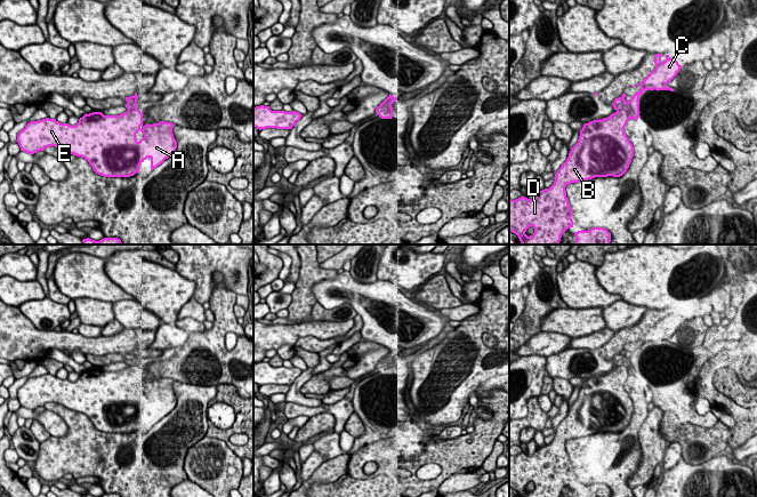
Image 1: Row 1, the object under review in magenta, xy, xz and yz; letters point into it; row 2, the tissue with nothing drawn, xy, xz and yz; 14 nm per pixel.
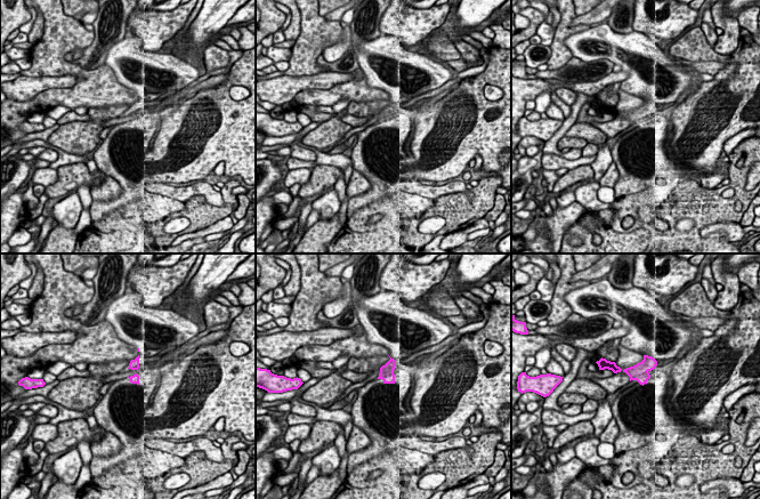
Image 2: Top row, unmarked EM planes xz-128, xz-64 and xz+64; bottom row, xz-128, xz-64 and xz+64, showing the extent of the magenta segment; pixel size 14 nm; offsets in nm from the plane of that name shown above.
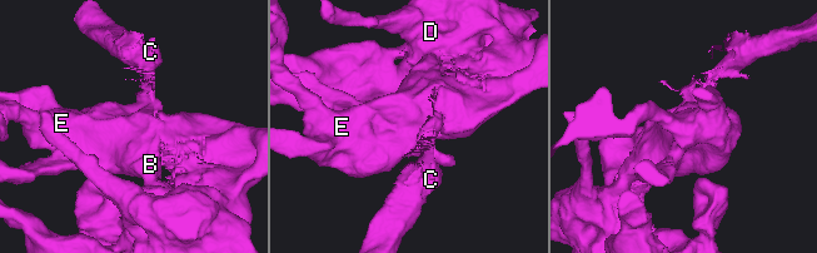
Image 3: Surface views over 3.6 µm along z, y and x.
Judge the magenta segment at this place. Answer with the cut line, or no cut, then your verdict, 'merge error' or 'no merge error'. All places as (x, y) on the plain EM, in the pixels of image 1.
yz (617, 366), (625, 366), (629, 374) | merge error

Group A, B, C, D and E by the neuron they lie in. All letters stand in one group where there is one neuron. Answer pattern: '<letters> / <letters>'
A B D E / C

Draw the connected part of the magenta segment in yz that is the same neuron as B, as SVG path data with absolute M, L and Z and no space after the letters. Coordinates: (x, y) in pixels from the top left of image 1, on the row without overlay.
M619 366L610 372L585 379L580 386L578 399L571 404L566 417L555 430L554 440L549 444L538 447L533 455L521 452L516 456L509 455L509 488L515 489L520 497L561 497L562 490L573 483L572 465L566 454L567 440L588 436L595 433L620 433L622 432L634 412L634 402L625 390L625 383L629 376L628 368Z

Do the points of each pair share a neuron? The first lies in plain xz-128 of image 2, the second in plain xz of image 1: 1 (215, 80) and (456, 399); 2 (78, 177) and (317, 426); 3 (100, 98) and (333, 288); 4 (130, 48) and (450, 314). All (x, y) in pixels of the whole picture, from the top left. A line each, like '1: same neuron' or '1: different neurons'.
1: same neuron
2: same neuron
3: different neurons
4: different neurons

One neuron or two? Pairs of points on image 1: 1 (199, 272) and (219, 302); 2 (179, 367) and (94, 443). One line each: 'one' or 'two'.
1: two
2: one

